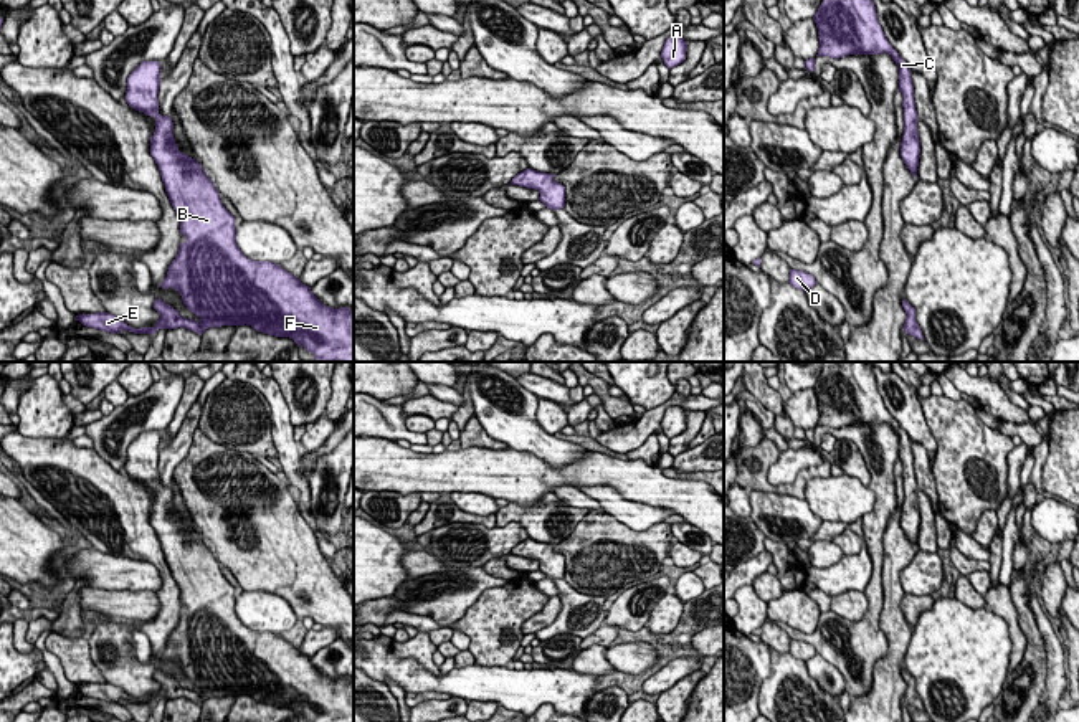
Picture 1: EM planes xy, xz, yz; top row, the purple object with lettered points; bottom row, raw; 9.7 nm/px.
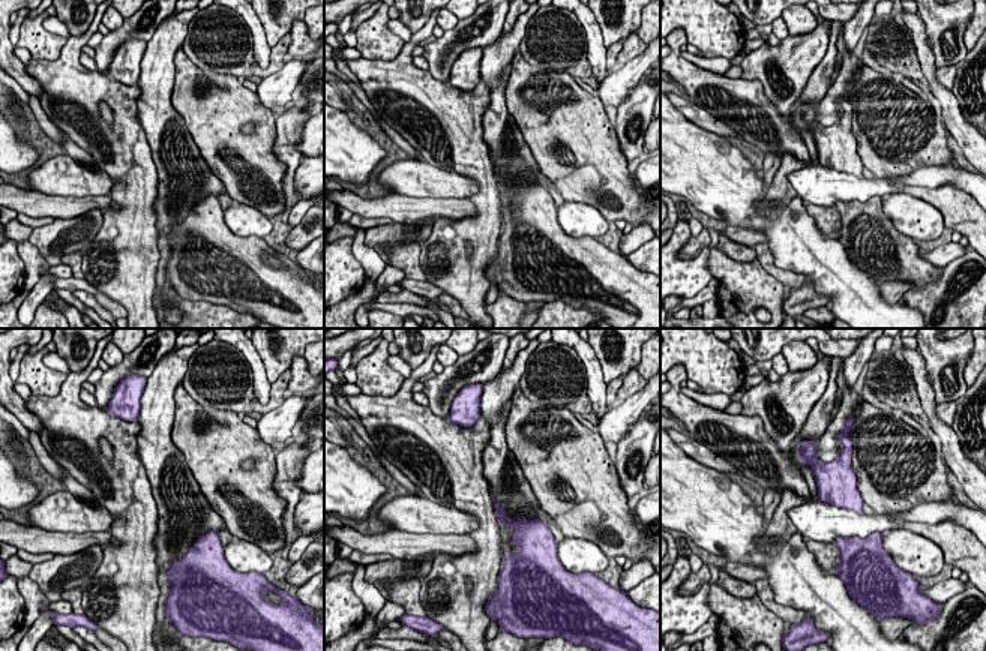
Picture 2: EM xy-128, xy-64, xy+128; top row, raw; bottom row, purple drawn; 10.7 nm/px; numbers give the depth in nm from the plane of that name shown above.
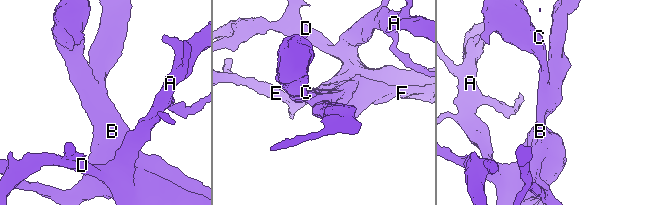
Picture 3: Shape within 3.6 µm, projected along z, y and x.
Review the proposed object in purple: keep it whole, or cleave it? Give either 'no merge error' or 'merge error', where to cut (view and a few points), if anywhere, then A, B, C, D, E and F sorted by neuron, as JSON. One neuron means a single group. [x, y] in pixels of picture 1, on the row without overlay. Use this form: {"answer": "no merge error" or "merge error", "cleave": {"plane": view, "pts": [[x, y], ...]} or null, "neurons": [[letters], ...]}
{"answer": "no merge error", "cleave": null, "neurons": [["A", "B", "C", "D", "E", "F"]]}

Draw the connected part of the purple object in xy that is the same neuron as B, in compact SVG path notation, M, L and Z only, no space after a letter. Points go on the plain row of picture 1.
M142 431L127 448L126 473L155 489L150 525L159 535L165 562L180 590L180 603L187 606L180 613L178 625L169 636L167 648L160 656L178 661L187 679L198 686L200 691L182 687L178 681L160 667L154 672L154 679L160 684L154 697L134 699L121 687L107 682L79 684L76 691L86 697L111 704L119 704L121 701L155 704L159 699L185 697L202 705L210 697L246 694L263 704L289 707L307 722L354 722L354 681L324 676L309 656L283 639L281 634L253 631L241 623L236 615L235 587L223 577L218 560L202 535L178 520L172 504L172 487L159 484L159 458L160 433Z

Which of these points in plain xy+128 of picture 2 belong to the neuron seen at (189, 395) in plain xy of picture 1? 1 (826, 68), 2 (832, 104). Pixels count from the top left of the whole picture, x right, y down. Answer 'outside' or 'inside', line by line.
1: inside
2: outside

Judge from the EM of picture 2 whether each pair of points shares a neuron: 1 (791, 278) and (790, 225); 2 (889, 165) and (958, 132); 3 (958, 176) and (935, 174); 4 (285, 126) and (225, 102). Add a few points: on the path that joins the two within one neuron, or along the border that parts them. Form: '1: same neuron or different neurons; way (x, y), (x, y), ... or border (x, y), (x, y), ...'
1: different neurons; border (769, 245), (776, 266), (802, 273), (808, 279)
2: different neurons; border (940, 119), (946, 128)
3: same neuron; way (952, 174), (941, 174)
4: different neurons; border (275, 120), (276, 138), (273, 153), (278, 158)

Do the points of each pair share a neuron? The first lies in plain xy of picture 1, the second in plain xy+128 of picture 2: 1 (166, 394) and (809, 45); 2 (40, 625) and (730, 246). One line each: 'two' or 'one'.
1: one
2: two

